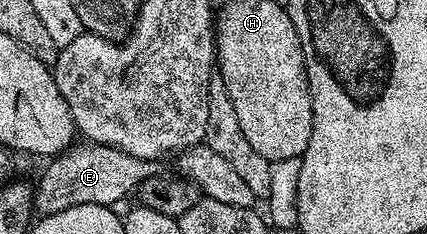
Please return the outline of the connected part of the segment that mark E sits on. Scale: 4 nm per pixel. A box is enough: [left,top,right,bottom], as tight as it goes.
[33,142,162,215]

